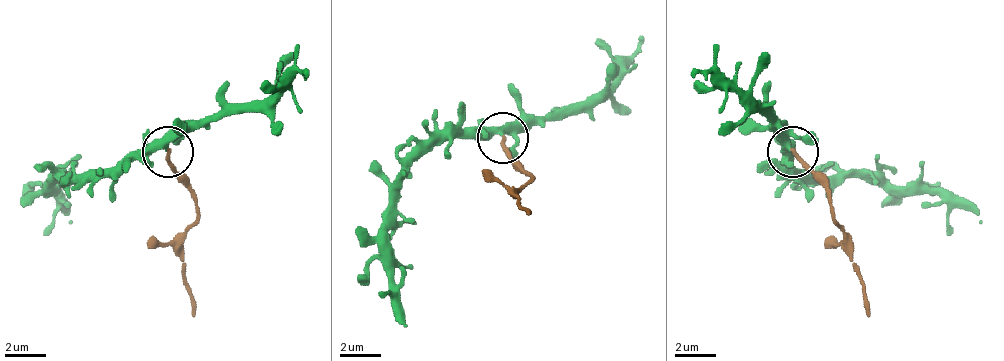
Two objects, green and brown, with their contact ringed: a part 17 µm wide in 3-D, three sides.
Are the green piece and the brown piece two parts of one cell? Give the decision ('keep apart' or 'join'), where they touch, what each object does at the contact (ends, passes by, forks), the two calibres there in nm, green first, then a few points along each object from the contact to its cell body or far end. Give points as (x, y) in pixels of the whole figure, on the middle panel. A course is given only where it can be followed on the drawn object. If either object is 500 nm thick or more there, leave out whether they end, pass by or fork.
keep apart; place (503, 137); green passes by; brown ends; calibres 360 and 180 nm; course green (502, 133), (435, 139), (395, 194), (390, 291), (405, 327); course brown (502, 139), (532, 174), (532, 179), (517, 194), (527, 215)

